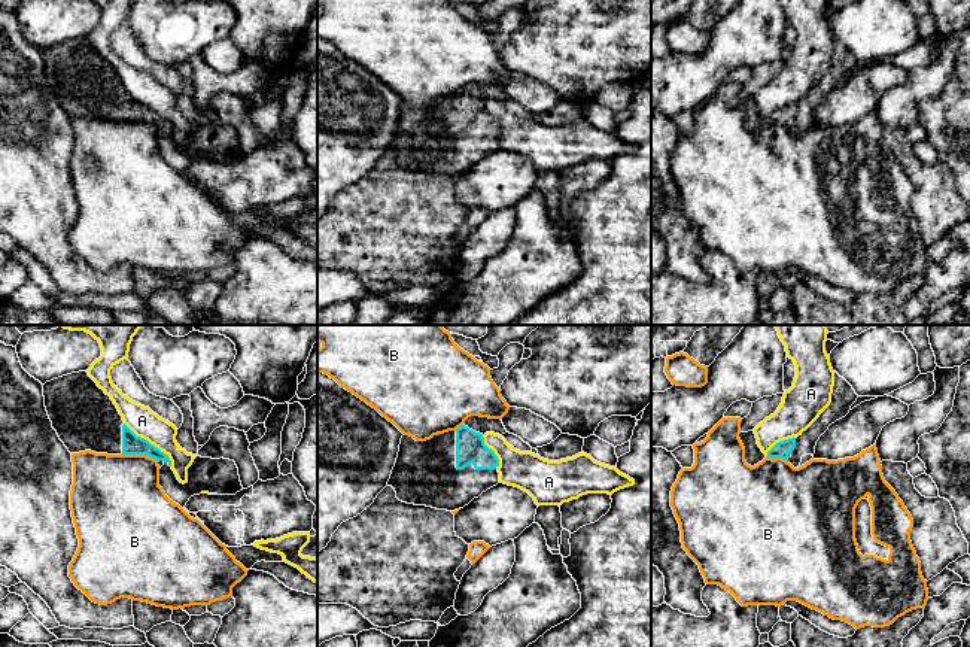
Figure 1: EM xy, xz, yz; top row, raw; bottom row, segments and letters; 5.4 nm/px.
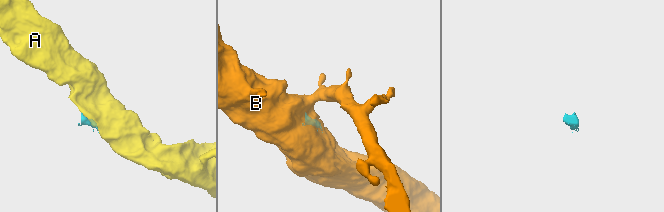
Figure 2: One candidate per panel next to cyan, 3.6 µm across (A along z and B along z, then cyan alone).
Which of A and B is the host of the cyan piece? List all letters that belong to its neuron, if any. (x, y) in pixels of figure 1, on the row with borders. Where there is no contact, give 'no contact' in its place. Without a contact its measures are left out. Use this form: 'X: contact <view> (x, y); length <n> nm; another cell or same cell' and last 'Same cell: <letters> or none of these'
A: contact xy (149, 443); length 360 nm; another cell
B: contact xy (140, 453); length 200 nm; another cell
Same cell: none of these

